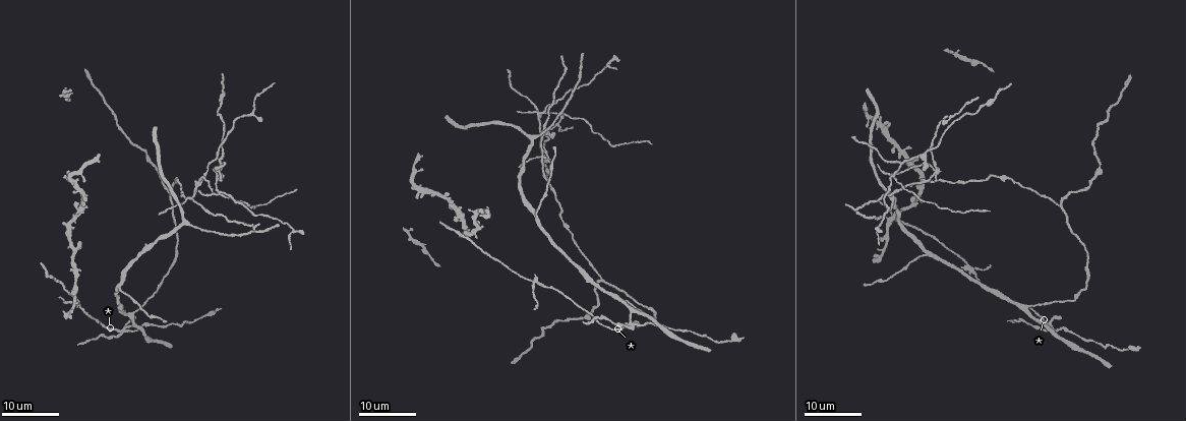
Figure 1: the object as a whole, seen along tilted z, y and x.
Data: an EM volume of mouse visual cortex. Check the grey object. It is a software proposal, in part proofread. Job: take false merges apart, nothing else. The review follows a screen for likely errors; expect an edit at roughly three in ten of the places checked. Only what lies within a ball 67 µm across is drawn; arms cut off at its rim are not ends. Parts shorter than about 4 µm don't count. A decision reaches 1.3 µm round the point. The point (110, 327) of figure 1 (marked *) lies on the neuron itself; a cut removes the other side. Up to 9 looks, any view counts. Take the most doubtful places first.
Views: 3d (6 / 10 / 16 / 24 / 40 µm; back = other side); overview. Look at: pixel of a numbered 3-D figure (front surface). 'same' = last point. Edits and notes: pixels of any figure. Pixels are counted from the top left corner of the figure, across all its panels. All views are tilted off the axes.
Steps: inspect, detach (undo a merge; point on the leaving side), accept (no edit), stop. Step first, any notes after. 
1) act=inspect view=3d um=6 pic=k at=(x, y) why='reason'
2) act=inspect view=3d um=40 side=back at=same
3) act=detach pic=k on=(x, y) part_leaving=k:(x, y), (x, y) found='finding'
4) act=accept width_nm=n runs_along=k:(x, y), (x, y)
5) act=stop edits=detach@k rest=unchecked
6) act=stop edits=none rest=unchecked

act=inspect view=3d um=16 pic=1 at=(191, 198) why='four or more arms meet'

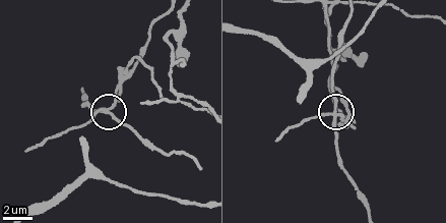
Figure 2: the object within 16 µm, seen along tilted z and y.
act=inspect view=3d um=6 pic=2 at=(337, 114) why='closer look'

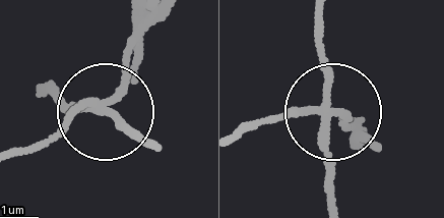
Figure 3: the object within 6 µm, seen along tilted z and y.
act=detach pic=3 on=(59, 129) arms=4 found='two neurons meet here'

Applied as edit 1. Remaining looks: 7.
act=inspect view=overview why='see it whole again'

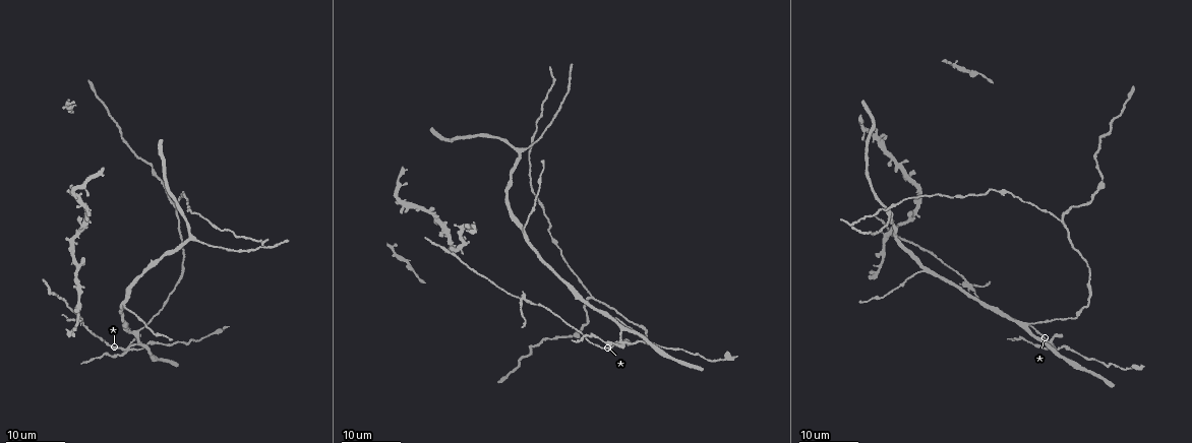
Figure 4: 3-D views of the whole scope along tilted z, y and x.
act=inspect view=3d um=16 pic=4 at=(620, 340) why='looks like a crossing'

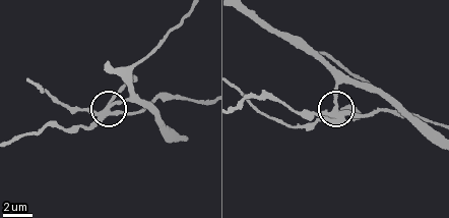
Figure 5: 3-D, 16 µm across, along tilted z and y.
act=inspect view=3d um=10 pic=5 at=(107, 107)

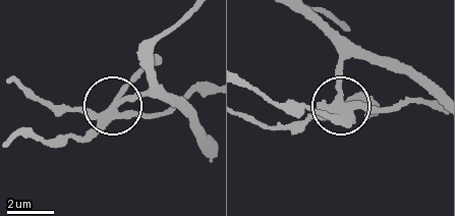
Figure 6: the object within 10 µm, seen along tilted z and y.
act=detach pic=6 on=(127, 88) width_nm=340 part_leaving=6:(109, 111), (167, 114), (194, 92), (210, 90) found='two neurons meet here'

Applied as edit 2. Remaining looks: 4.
act=inspect view=3d um=24 pic=4 at=(522, 300) why='four-way junction'

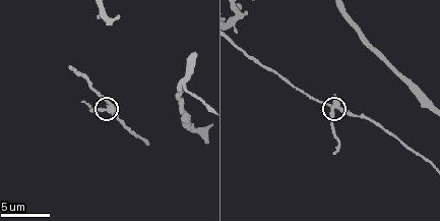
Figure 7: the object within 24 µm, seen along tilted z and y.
act=inspect view=3d um=10 pic=7 at=(109, 107)

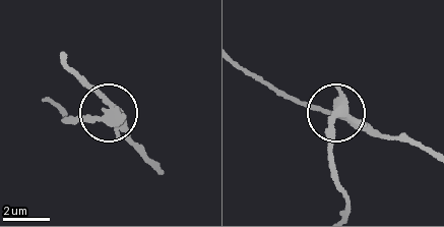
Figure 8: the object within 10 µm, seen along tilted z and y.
act=detach pic=8 on=(80, 117) side_arm_um=5 part_leaving=8:(112, 118), (89, 122), (65, 117), (44, 99) found='a second neuron is stuck on'

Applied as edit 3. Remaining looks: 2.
act=stop edits=detach@3,detach@6,detach@8 rest=unchecked

